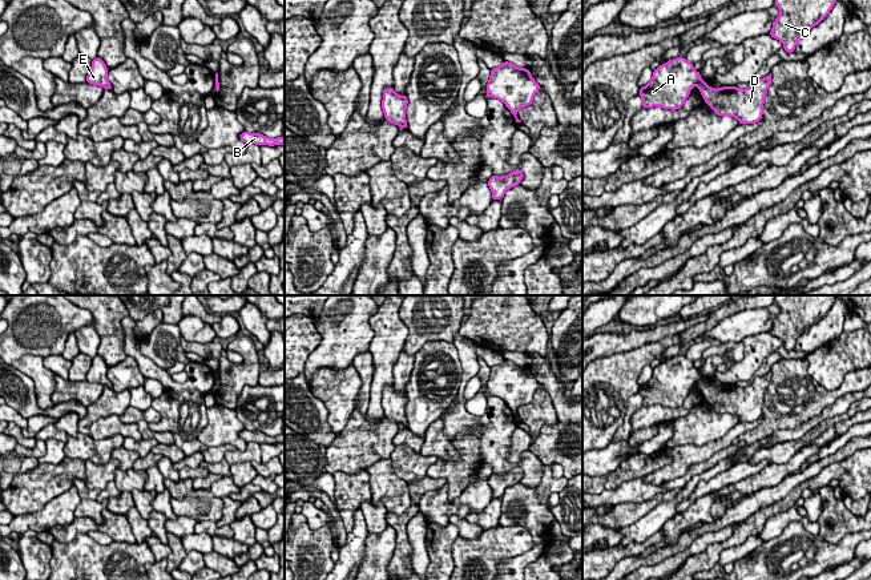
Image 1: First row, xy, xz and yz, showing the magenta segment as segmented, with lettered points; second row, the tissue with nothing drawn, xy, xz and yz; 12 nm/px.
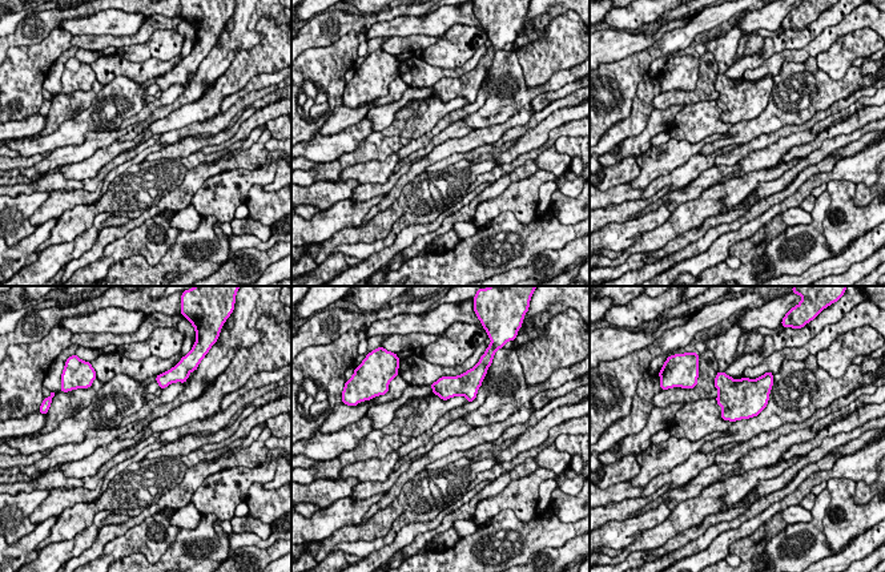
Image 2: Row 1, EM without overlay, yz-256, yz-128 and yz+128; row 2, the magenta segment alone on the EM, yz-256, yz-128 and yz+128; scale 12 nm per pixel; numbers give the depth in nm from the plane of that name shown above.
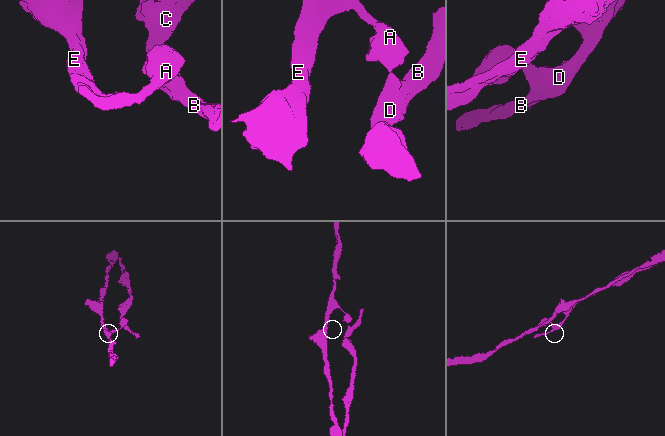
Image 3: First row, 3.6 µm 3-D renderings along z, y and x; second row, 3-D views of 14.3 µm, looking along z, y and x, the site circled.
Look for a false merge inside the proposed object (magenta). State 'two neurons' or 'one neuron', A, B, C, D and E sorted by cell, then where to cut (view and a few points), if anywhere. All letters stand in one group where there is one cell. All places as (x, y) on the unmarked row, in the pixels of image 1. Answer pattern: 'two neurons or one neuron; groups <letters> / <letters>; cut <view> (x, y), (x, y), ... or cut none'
two neurons; groups A E / B C D; cut yz (701, 377), (697, 382)

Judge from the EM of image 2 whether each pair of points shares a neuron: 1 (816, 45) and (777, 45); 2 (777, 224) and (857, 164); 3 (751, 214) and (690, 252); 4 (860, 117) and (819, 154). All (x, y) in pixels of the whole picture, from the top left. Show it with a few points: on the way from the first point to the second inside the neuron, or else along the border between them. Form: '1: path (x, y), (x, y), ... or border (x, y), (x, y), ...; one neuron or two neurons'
1: border (831, 27), (800, 48), (785, 48), (775, 53); two neurons
2: border (779, 213), (752, 234); two neurons
3: path (736, 225), (717, 230), (704, 242); one neuron
4: border (871, 120), (849, 133), (827, 139), (816, 150); two neurons

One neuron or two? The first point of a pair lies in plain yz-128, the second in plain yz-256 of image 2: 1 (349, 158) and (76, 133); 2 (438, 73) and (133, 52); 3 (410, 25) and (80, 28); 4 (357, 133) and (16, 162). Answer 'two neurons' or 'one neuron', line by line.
1: two neurons
2: two neurons
3: one neuron
4: two neurons

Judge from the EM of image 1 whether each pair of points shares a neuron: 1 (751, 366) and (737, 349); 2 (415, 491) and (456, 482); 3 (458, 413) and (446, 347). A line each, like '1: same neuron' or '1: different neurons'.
1: different neurons
2: different neurons
3: different neurons

